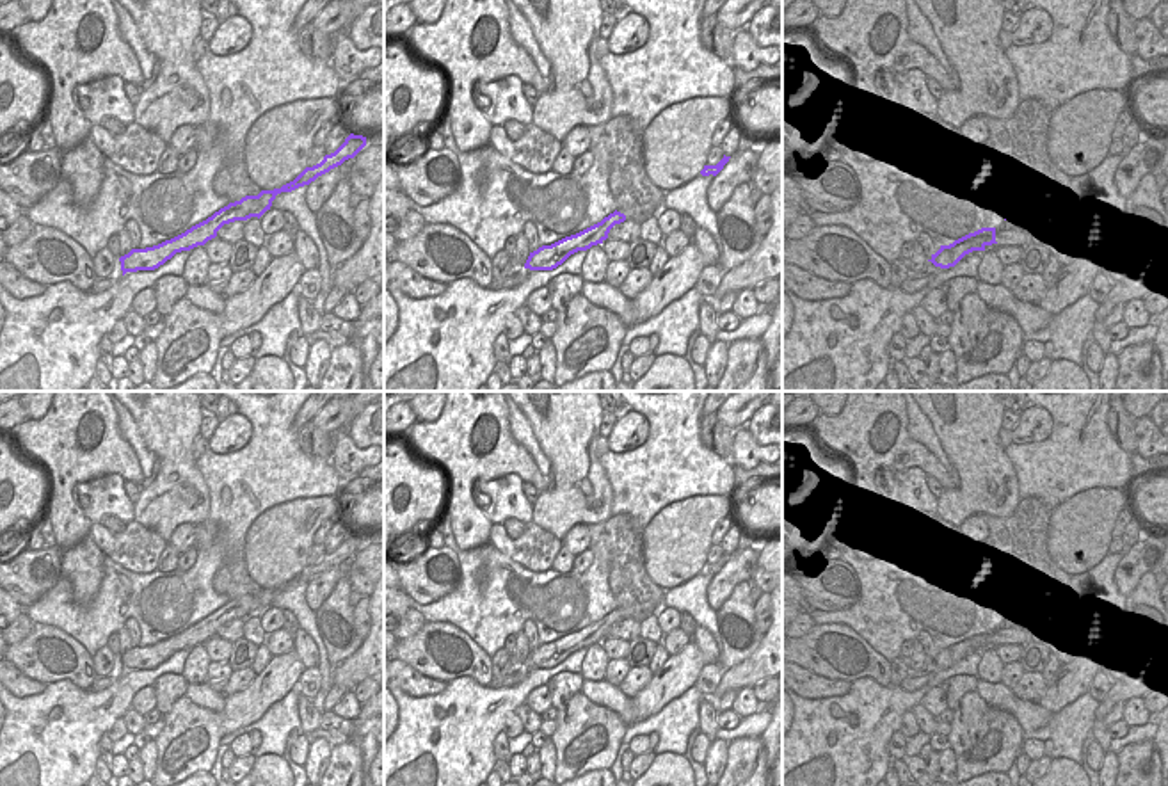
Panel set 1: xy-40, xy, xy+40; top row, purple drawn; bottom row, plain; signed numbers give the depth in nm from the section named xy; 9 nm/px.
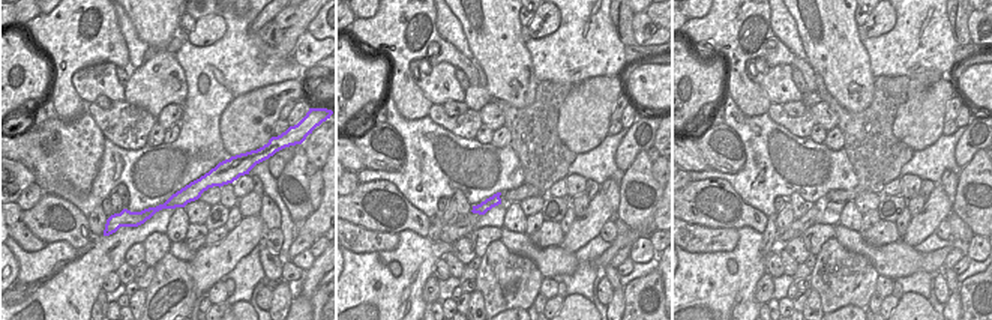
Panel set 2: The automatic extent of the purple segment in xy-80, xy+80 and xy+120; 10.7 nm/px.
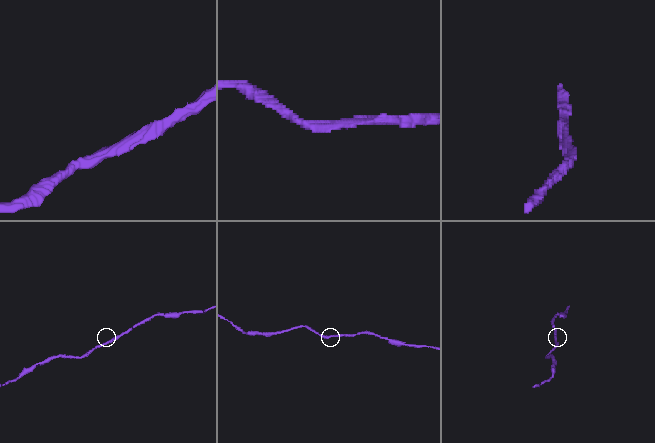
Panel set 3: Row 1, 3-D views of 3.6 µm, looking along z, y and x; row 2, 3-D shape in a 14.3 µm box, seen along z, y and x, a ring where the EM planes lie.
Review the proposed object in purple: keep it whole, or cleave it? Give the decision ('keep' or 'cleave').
keep

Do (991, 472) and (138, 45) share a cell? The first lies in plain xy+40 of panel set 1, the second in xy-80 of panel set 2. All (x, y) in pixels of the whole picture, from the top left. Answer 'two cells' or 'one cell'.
two cells

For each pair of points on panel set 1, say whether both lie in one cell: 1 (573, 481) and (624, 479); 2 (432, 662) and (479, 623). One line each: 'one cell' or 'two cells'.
1: two cells
2: two cells

